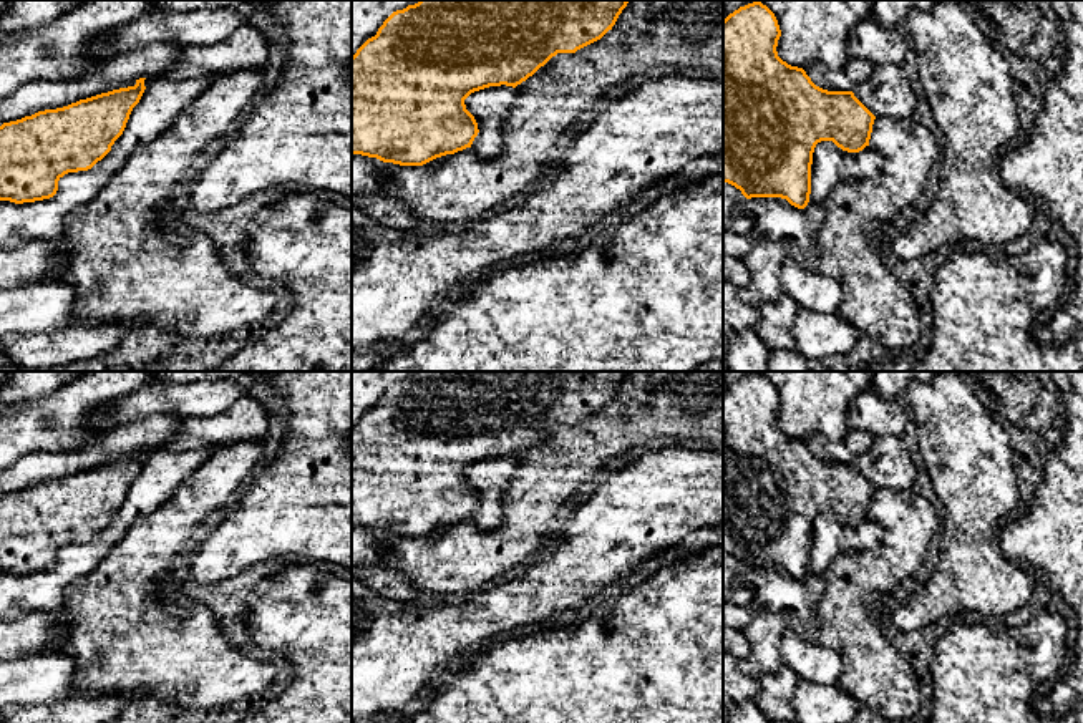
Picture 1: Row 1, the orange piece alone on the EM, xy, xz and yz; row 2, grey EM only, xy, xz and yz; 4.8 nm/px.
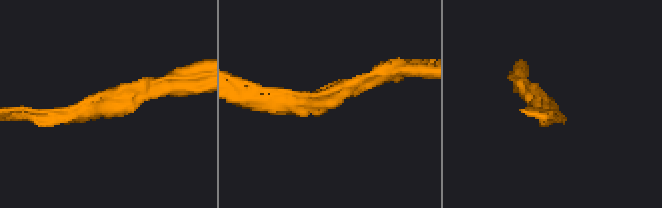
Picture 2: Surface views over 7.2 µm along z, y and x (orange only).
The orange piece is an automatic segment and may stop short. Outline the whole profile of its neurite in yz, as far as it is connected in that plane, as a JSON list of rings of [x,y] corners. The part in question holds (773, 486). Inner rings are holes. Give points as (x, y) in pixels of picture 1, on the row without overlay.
[[[760,371],[723,391],[723,554],[751,569],[781,569],[804,580],[811,565],[811,536],[818,514],[833,512],[847,524],[869,517],[876,488],[852,463],[816,458],[803,439],[778,428],[781,401]]]

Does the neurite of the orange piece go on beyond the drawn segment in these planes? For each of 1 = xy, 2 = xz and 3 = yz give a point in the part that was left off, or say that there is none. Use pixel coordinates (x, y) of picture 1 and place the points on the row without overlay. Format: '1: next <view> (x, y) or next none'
1: next none
2: next none
3: next none

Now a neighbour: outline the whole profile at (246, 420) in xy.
[[[240,396],[232,406],[211,418],[184,418],[177,434],[164,444],[146,449],[144,458],[156,449],[217,449],[249,439],[262,439],[269,429],[270,415],[252,396]]]

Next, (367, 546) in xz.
[[[352,526],[352,565],[378,565],[383,560],[383,532]]]

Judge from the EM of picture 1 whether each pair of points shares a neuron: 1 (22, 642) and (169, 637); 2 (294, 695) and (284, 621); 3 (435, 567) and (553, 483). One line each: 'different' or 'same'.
1: different
2: same
3: same

